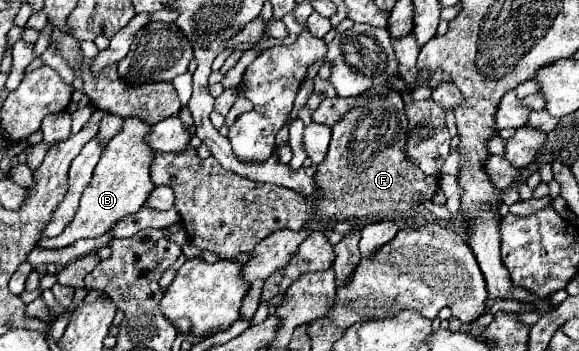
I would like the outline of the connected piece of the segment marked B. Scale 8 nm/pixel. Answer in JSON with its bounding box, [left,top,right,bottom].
[38,117,156,249]

